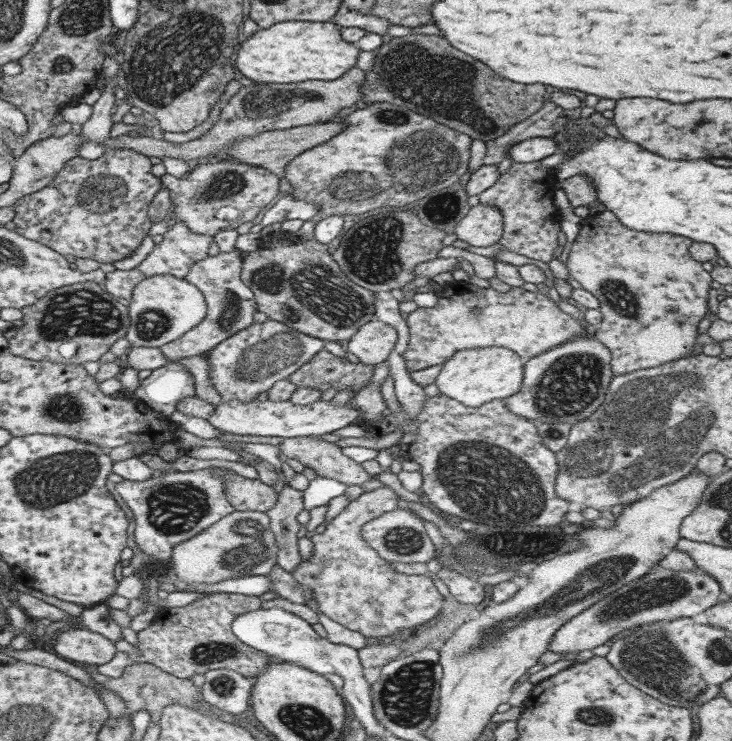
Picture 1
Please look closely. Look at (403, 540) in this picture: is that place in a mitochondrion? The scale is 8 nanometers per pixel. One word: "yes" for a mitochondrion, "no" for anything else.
yes

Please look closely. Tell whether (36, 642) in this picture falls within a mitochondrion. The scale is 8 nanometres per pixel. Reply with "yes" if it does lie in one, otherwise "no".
no

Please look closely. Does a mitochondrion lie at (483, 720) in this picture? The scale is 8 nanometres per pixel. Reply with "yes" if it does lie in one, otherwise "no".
no

